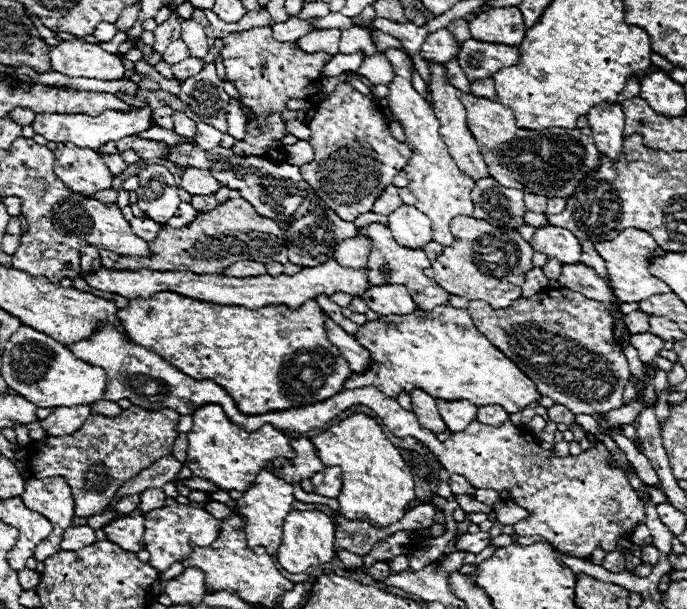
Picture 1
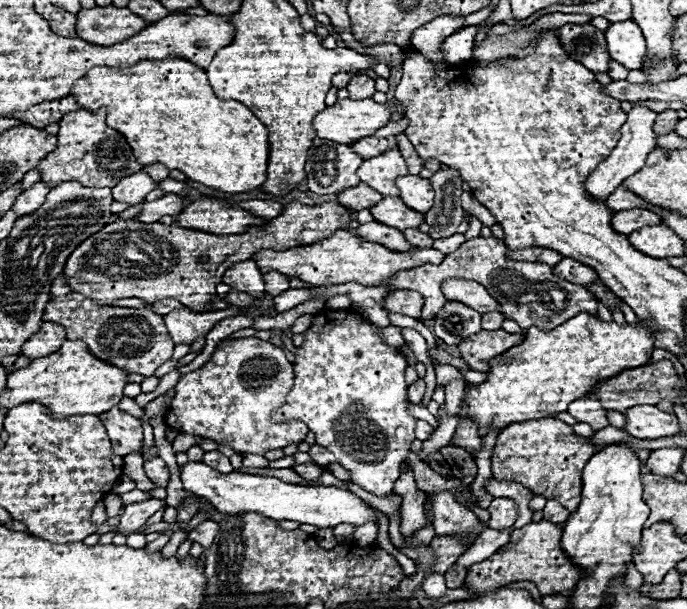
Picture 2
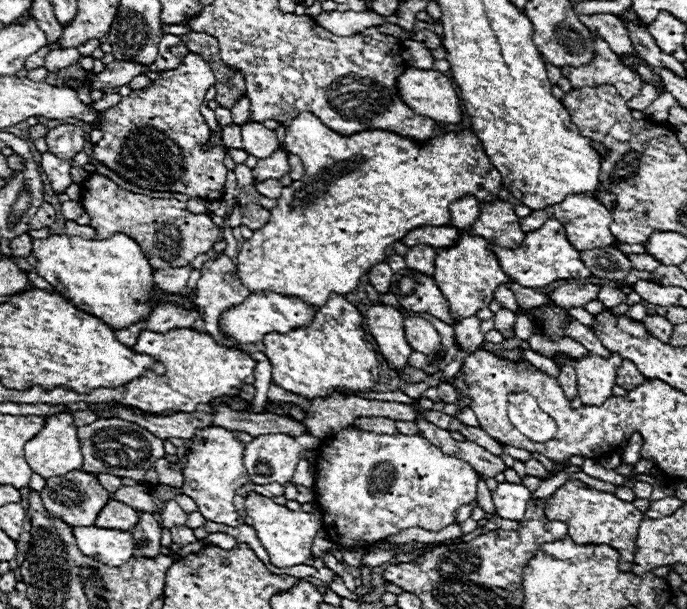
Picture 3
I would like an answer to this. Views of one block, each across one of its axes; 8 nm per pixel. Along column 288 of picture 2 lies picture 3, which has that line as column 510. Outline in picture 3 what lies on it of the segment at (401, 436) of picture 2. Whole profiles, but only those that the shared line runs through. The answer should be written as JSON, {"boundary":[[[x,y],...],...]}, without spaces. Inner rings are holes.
{"boundary":[[[528,392],[508,394],[508,418],[530,440],[546,442],[556,434],[556,422],[544,414],[536,398]]]}

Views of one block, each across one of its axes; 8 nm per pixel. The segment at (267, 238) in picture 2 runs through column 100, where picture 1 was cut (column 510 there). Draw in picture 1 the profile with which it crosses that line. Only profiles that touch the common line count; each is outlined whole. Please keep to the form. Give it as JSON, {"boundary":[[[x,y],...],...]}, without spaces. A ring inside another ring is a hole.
{"boundary":[[[458,216],[452,220],[454,244],[446,246],[442,256],[432,262],[426,270],[430,278],[438,282],[446,292],[454,296],[464,296],[468,300],[484,300],[494,310],[508,308],[514,300],[520,298],[520,288],[526,280],[526,272],[532,266],[532,246],[520,236],[518,230],[498,228],[486,220],[472,216]]]}

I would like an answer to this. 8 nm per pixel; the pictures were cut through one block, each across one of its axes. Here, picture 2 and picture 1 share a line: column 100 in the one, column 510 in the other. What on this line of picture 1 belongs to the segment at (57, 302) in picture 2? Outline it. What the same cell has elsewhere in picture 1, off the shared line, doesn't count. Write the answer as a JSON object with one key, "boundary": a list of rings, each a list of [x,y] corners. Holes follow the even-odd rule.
{"boundary":[[[564,288],[564,296],[552,297],[548,292],[534,294],[532,298],[518,298],[512,306],[494,310],[484,300],[470,300],[468,314],[474,326],[504,352],[538,388],[542,396],[550,396],[556,404],[566,406],[574,414],[602,414],[622,406],[622,392],[626,382],[630,380],[630,368],[620,344],[614,344],[612,338],[612,318],[604,304],[590,300],[575,292]]]}

